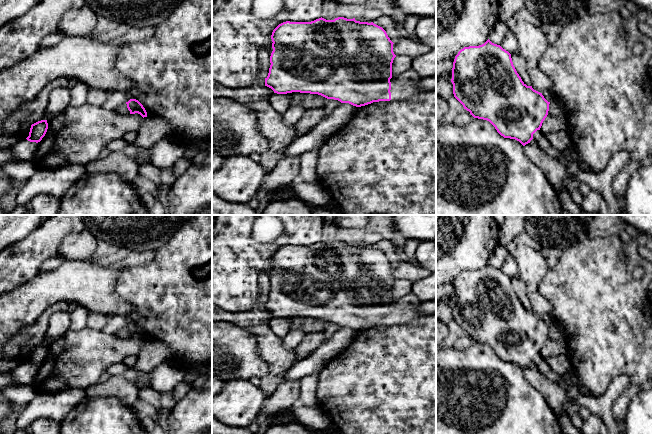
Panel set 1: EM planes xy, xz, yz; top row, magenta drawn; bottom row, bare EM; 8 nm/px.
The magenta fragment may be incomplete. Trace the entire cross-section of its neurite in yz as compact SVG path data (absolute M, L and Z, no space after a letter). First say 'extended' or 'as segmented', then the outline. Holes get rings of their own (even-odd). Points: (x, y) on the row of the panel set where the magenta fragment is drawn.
as segmented | M489 39L482 45L464 47L458 52L451 82L454 97L474 118L489 121L501 136L515 139L523 146L530 143L548 115L550 102L522 81L511 54Z

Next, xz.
extended | M338 17L334 20L326 20L324 18L319 18L311 22L290 22L286 21L279 24L272 32L272 48L273 51L270 56L270 68L268 76L265 78L265 86L271 88L274 93L277 94L287 94L292 92L300 92L300 93L310 93L310 94L318 94L327 99L338 100L341 103L349 103L356 107L365 106L371 104L373 102L379 101L400 101L400 100L408 100L412 96L419 94L422 92L419 89L419 82L417 83L401 83L394 84L390 82L392 78L392 63L396 55L393 52L393 42L388 37L386 31L374 24L373 22L360 22L356 21L355 18L347 19L344 17Z

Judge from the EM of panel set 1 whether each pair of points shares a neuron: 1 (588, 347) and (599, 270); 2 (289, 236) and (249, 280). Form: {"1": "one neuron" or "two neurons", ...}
{"1": "one neuron", "2": "one neuron"}

